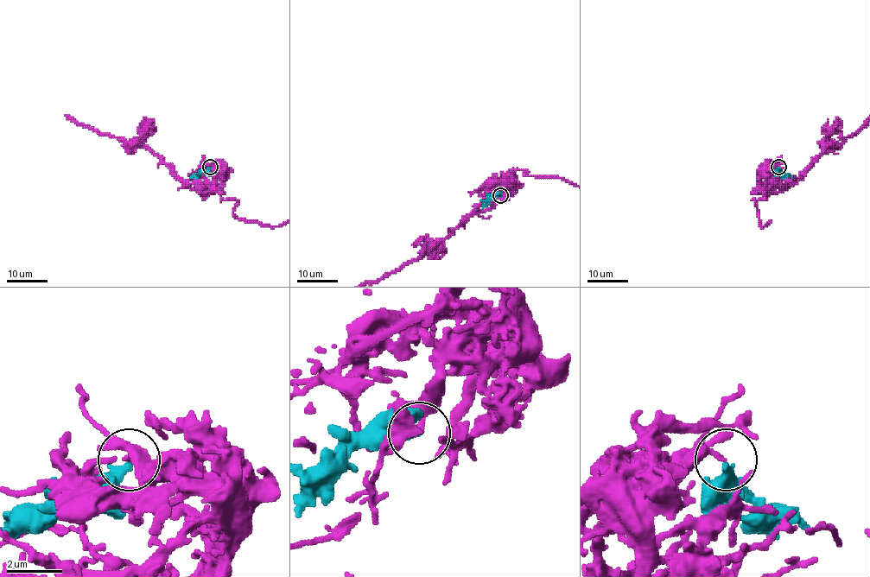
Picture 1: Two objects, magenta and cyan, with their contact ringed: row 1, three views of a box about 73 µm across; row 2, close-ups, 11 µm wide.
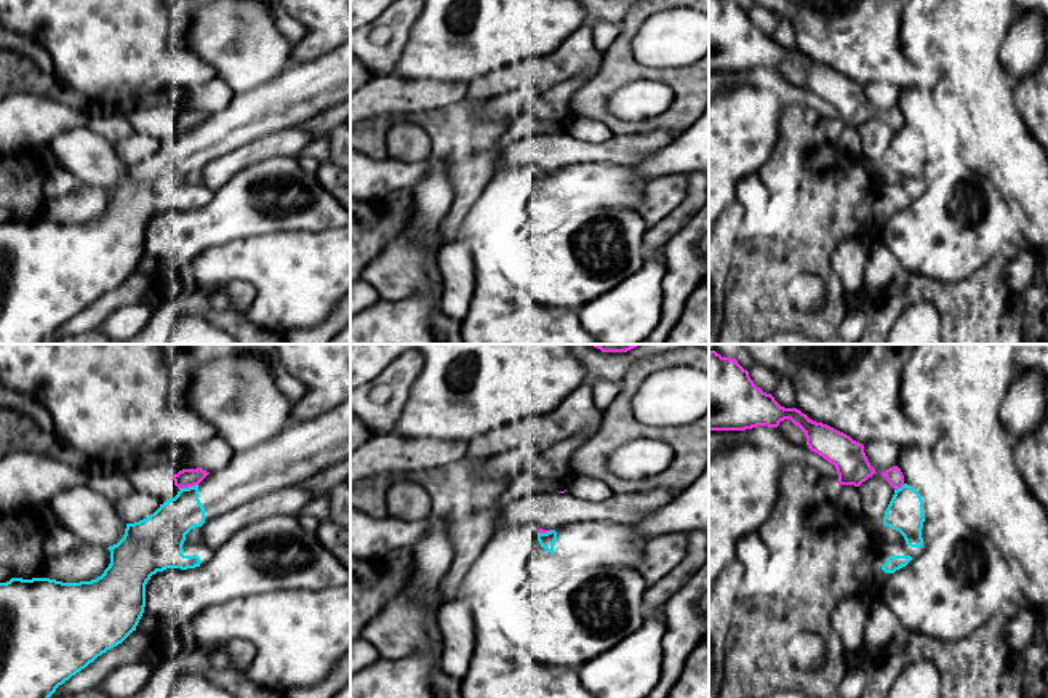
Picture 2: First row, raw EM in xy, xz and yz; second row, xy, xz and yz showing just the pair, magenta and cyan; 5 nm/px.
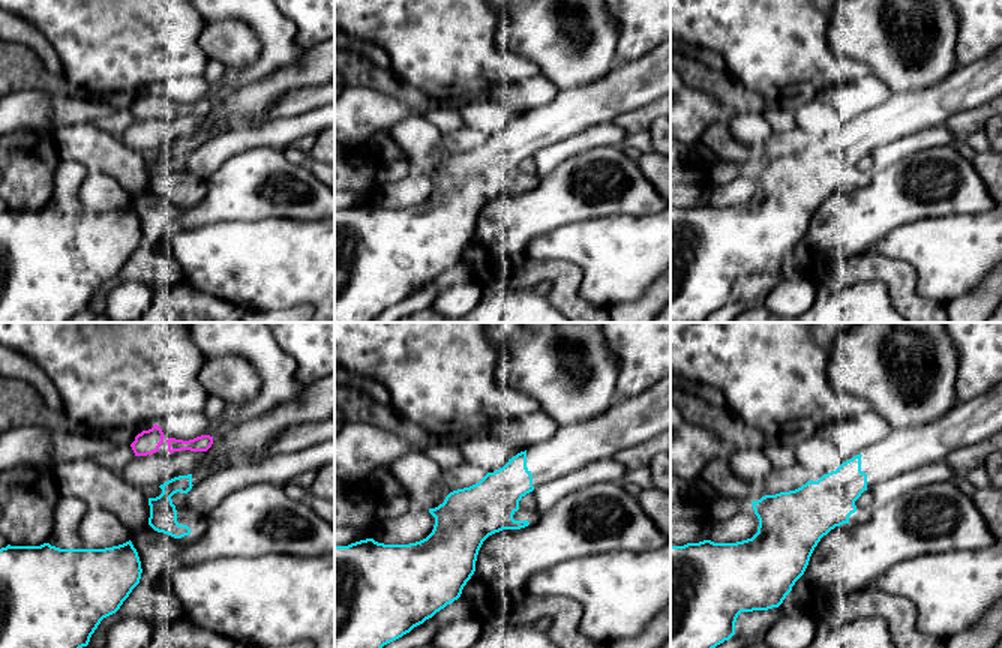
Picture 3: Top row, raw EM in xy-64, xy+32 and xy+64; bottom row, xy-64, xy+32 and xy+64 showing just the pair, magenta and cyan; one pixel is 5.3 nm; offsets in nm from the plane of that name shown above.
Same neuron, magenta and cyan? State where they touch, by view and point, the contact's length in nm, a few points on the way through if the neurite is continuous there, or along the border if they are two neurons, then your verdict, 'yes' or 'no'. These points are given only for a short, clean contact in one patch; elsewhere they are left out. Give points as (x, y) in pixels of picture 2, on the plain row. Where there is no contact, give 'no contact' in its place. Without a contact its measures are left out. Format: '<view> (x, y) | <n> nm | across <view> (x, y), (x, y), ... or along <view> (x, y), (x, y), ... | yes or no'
xy (188, 128) | 100 nm | no

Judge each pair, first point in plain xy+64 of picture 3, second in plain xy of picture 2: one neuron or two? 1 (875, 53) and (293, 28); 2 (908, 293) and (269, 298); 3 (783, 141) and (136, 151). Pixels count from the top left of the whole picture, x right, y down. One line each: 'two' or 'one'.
1: two
2: two
3: one

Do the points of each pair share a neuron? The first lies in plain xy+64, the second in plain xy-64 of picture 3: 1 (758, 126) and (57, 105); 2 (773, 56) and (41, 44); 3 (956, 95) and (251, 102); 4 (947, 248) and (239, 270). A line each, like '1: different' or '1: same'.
1: different
2: different
3: same
4: same

